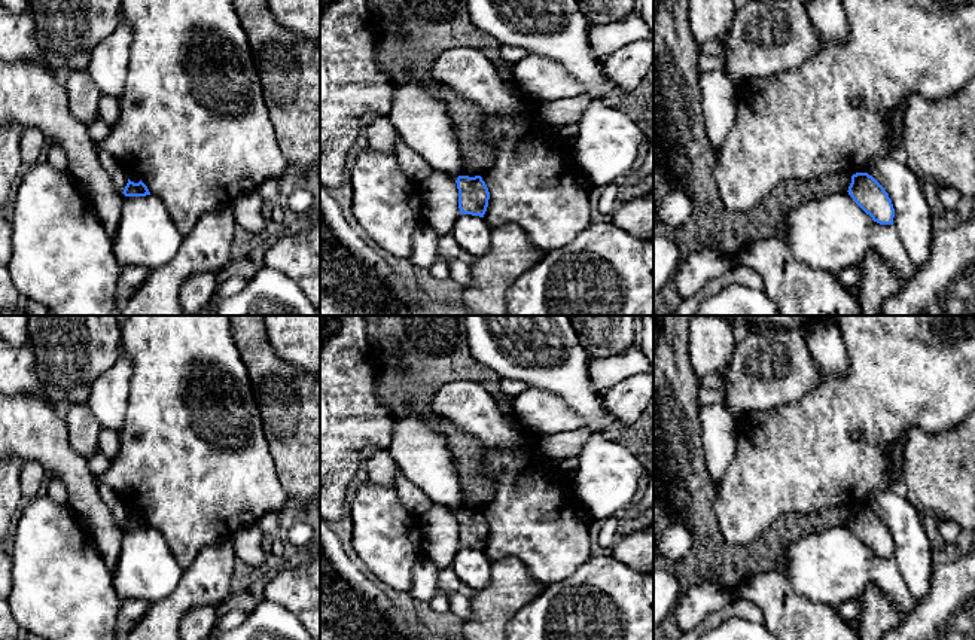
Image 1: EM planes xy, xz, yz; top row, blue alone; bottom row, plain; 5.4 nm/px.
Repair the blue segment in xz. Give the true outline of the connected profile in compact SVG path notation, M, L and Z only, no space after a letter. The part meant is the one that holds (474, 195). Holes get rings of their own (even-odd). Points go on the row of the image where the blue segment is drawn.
M458 176L455 183L458 189L460 214L484 217L488 207L490 192L482 177Z

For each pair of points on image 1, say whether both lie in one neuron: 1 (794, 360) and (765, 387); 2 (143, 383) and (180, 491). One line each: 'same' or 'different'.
1: same
2: same

